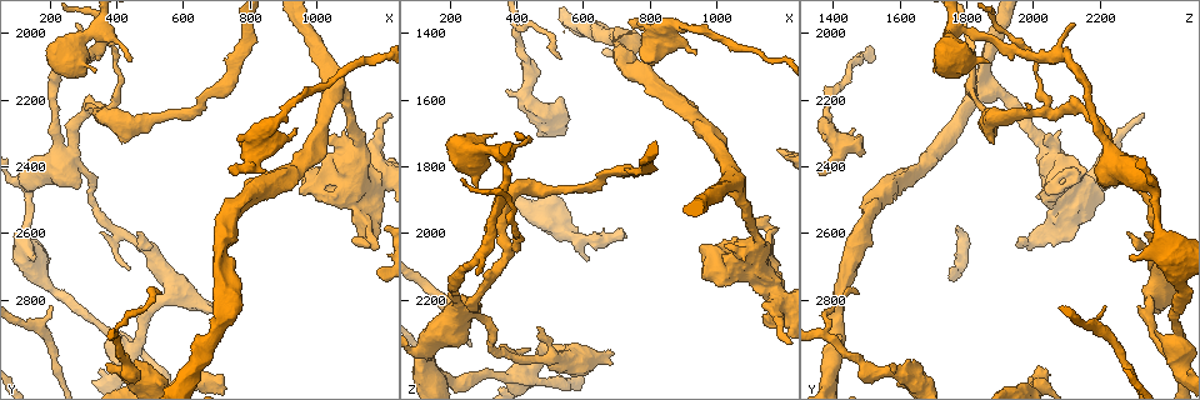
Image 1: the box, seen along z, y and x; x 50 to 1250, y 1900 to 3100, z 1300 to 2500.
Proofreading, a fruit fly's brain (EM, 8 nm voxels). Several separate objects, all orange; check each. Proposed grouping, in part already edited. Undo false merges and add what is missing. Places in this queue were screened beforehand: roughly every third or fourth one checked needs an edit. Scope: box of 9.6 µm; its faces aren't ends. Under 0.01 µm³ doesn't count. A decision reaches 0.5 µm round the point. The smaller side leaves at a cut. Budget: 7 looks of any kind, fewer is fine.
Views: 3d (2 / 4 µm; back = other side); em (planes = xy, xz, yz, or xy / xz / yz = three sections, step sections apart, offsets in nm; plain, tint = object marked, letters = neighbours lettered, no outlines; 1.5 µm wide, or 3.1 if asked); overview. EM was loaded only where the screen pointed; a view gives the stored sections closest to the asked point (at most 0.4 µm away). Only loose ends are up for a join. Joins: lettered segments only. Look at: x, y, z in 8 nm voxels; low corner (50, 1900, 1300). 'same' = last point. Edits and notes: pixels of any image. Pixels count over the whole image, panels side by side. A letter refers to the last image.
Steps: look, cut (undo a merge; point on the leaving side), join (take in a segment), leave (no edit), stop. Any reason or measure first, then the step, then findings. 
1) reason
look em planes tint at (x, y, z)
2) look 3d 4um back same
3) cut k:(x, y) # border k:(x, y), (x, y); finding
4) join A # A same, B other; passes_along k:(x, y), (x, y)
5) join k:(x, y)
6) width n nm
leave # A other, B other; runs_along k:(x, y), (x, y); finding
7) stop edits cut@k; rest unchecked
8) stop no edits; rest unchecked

an open end
look 3d 4um at (440, 2090, 1720)

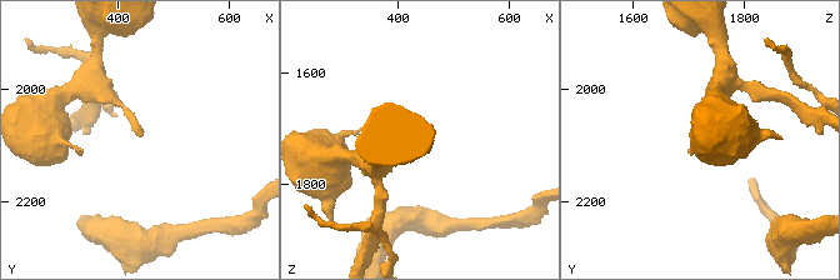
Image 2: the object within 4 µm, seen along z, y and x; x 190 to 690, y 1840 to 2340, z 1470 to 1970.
look em planes letters same

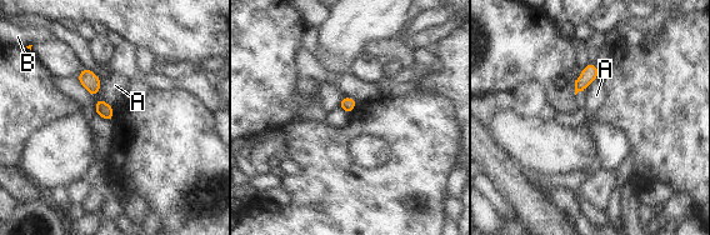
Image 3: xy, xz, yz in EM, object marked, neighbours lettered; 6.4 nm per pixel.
leave # A other, B other; border 3:(94, 104), (103, 99), (113, 106); none of them fits

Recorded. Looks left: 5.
stops while still wide
look 3d 2um at (940, 2290, 1460)

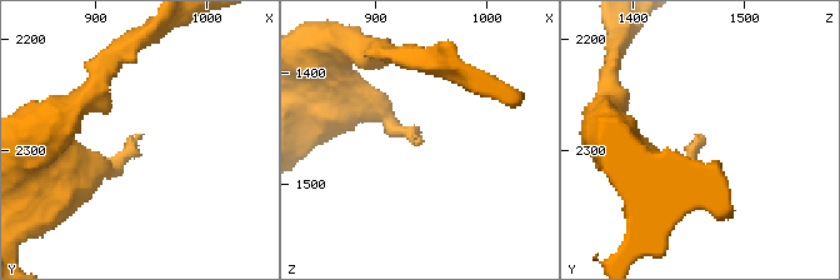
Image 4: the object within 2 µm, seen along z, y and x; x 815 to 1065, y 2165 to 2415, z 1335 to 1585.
now the EM
look em xy step 8 plain at (942, 2288, 1462)

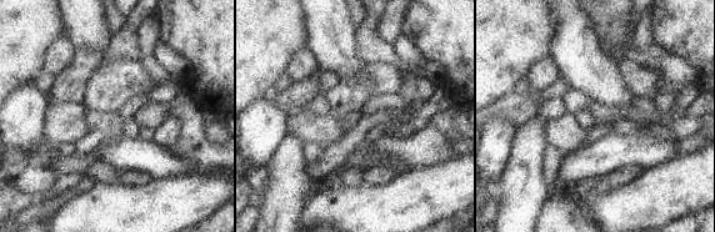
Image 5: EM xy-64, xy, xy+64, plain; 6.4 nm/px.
look em xy step 8 letters same

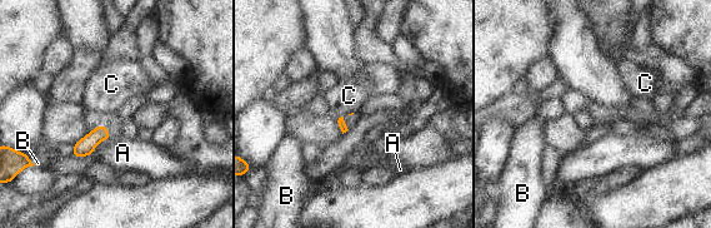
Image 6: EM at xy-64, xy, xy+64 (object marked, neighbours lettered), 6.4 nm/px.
leave # A other, B other, C other; border 6:(343, 115), (339, 118); none of them fits

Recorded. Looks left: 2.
stop no edits; rest unchecked

